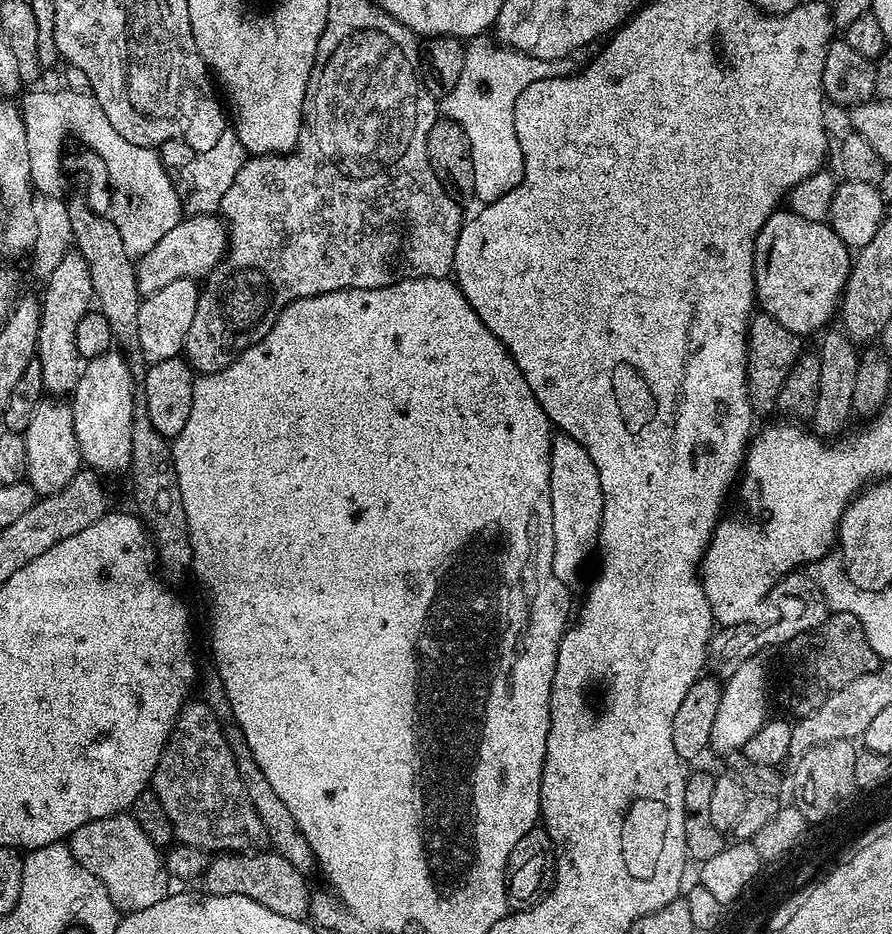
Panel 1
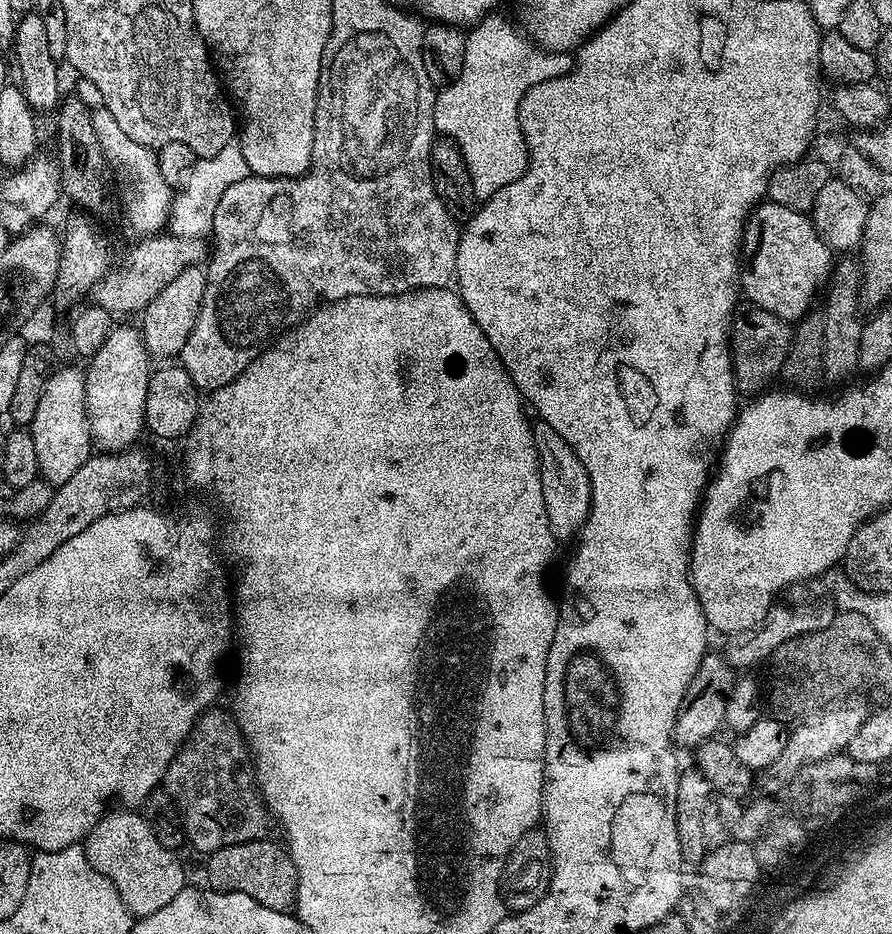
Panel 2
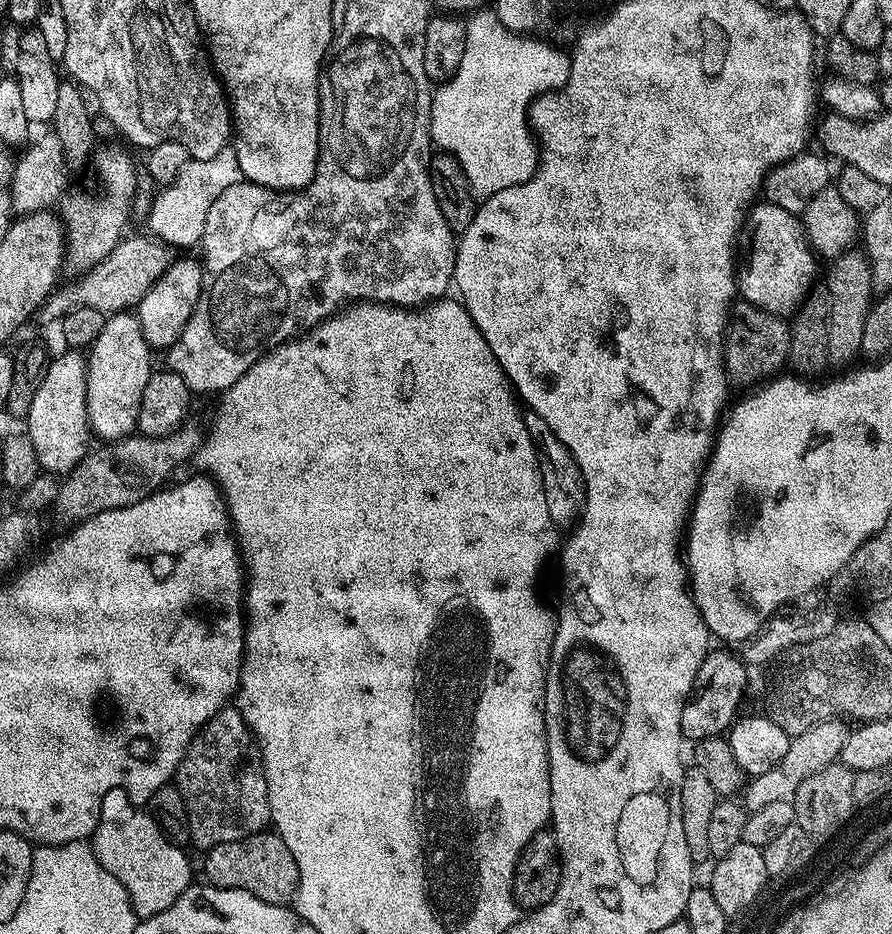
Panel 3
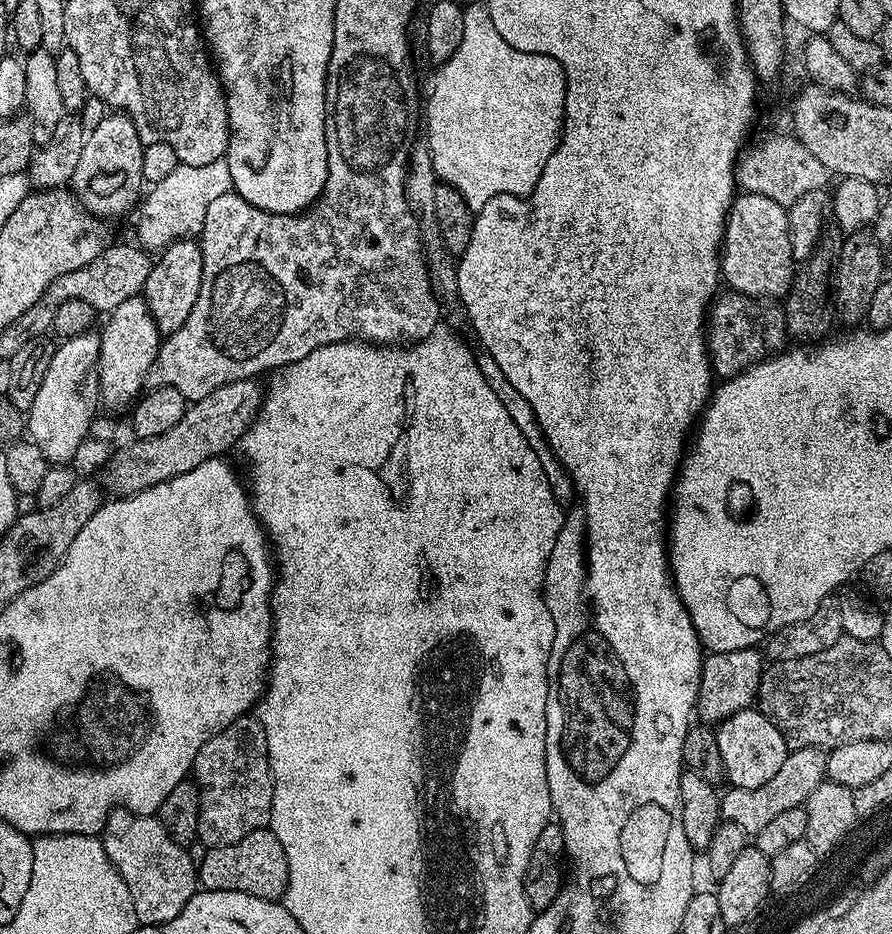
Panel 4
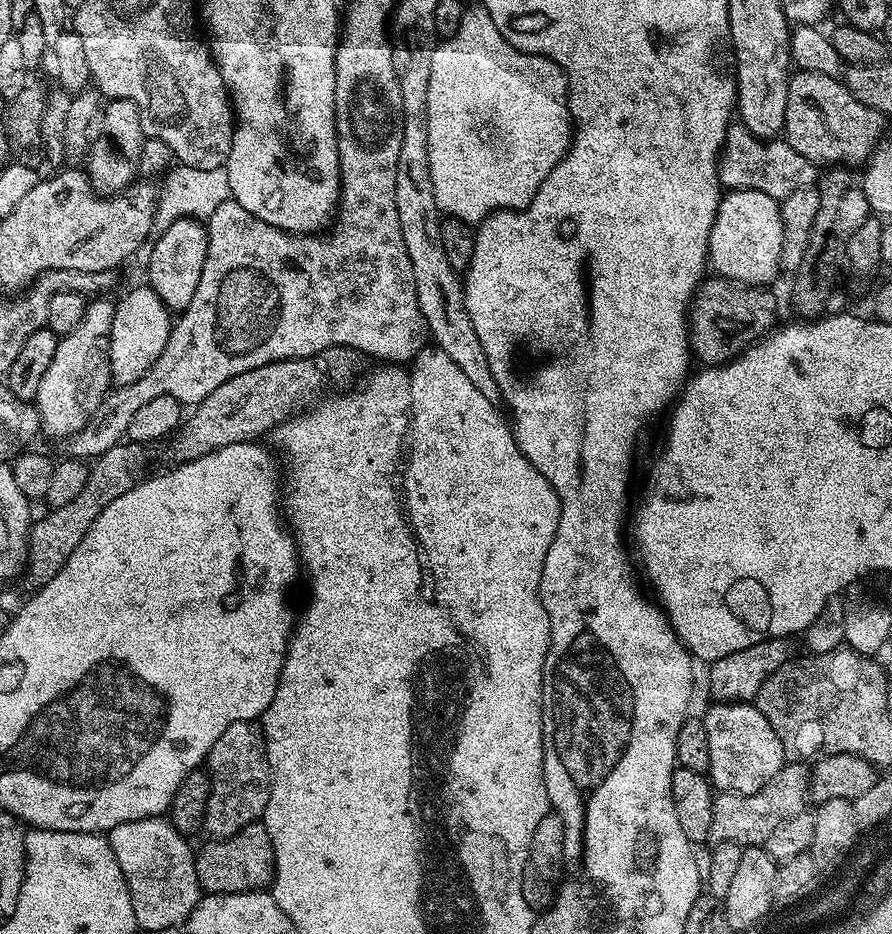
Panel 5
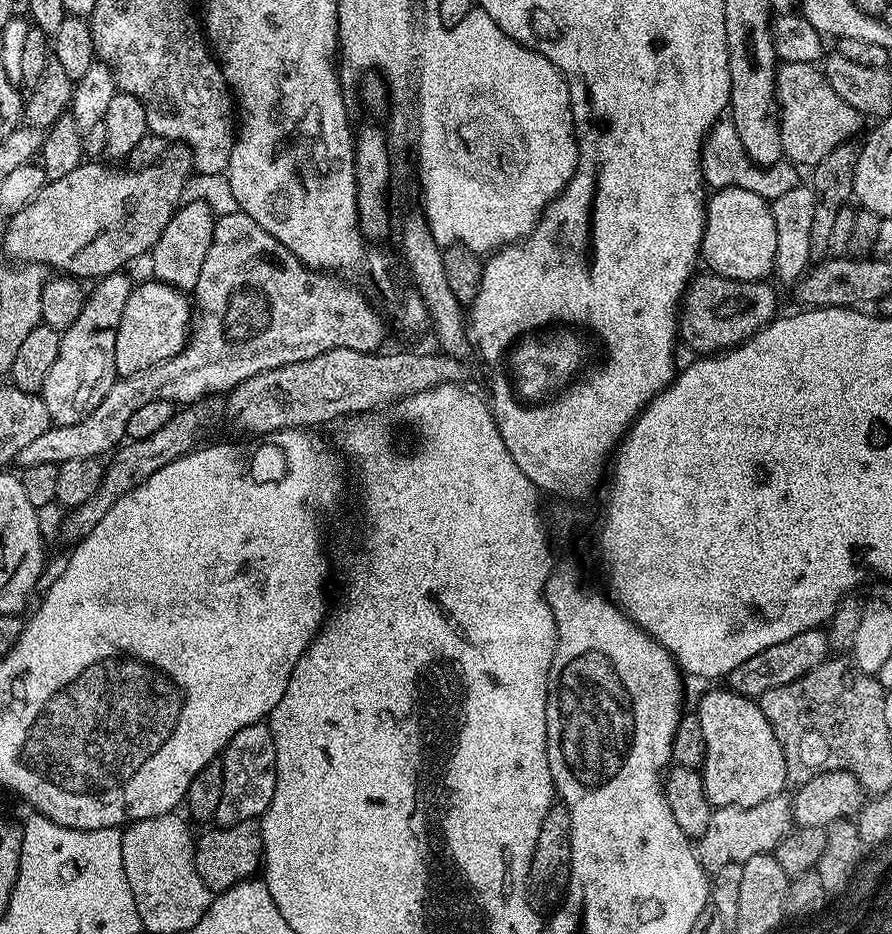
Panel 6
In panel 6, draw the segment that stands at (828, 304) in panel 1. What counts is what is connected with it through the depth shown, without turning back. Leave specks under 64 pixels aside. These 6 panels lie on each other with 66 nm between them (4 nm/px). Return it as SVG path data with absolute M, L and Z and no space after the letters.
M718 188L707 197L700 256L717 276L731 280L763 280L774 268L776 235L772 206L758 194L741 188Z

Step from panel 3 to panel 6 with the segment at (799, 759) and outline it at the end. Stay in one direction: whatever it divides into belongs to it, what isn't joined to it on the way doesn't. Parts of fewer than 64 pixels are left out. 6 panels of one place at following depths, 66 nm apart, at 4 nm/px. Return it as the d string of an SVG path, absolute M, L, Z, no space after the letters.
M784 794L770 796L749 808L713 807L710 822L706 822L706 830L695 841L696 857L705 870L715 870L726 864L739 866L754 854L775 853L780 839L790 831L791 820L790 800L787 795L784 797Z

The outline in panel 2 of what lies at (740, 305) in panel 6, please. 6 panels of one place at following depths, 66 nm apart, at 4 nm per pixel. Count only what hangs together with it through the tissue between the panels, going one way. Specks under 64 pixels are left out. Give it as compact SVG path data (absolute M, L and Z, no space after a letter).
M755 306L745 309L745 312L737 311L732 321L732 373L736 376L736 387L741 393L760 394L771 385L768 383L772 379L777 379L781 375L783 364L792 346L793 329L766 310Z

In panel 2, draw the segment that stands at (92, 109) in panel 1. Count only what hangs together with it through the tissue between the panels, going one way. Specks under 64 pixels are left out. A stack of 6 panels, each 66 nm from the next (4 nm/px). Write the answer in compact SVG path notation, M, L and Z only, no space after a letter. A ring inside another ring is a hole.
M105 107L96 109L91 113L94 134L100 145L101 153L109 161L116 160L120 168L124 168L124 189L120 192L120 200L124 203L124 216L128 224L136 234L156 234L165 227L168 219L168 211L174 195L173 189L162 178L162 174L156 165L156 153L149 145L134 142L114 122L114 114ZM109 156L109 157L108 157ZM161 227L161 228L160 228Z

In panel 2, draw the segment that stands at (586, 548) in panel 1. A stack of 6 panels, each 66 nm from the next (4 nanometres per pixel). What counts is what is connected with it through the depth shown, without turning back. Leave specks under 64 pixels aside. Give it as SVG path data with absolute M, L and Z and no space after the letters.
M537 419L532 424L532 437L536 443L536 453L540 456L542 494L546 498L546 514L550 518L552 532L557 541L571 541L588 520L592 505L592 490L586 466L582 466L578 454L574 454L566 438L562 438L562 434L558 434L558 430L554 430L554 426L545 420Z

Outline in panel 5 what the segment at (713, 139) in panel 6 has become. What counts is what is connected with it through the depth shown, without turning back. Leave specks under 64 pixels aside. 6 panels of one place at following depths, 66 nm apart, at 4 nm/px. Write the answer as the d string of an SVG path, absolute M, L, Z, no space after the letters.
M739 122L729 127L724 146L720 149L720 182L725 189L758 190L781 201L794 194L794 190L813 187L817 179L817 165L810 158L802 158L802 154L798 154L798 150L794 150L787 140L773 138L765 142Z

